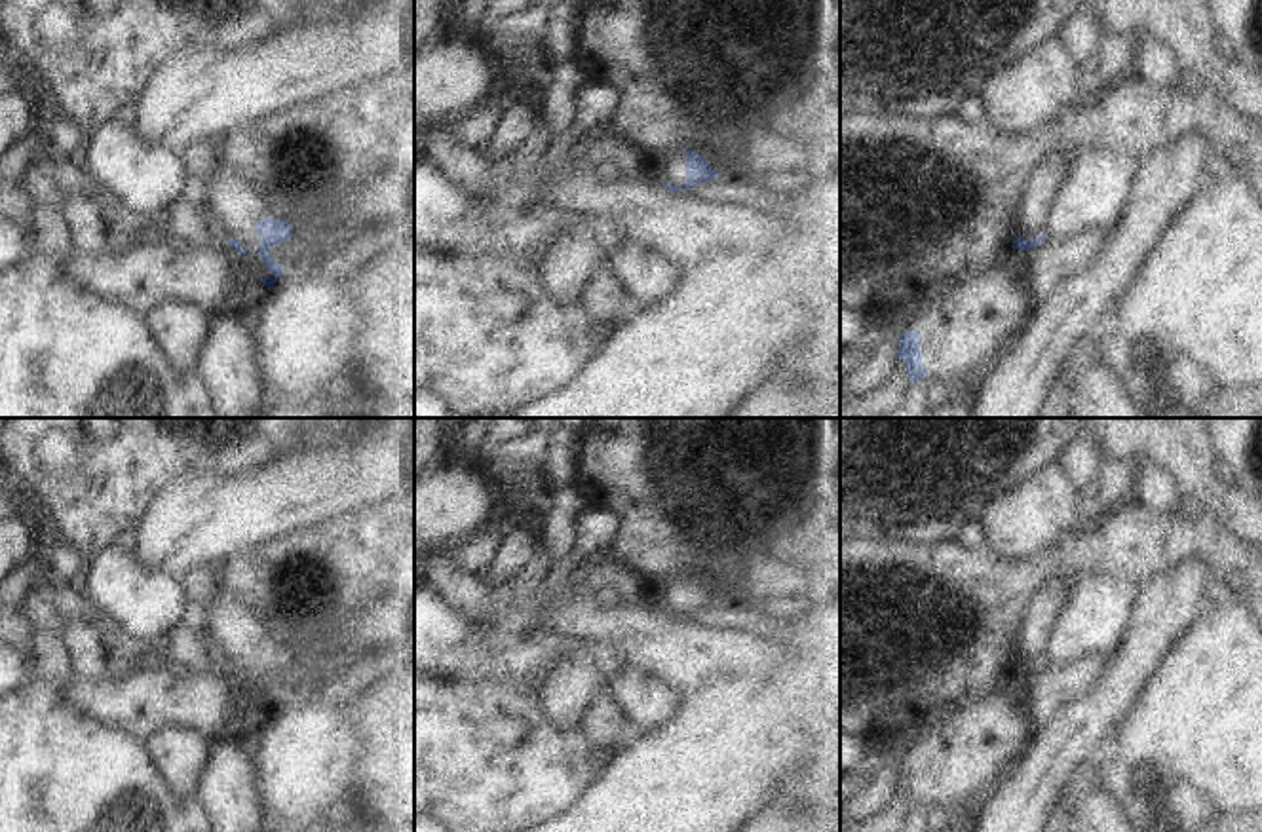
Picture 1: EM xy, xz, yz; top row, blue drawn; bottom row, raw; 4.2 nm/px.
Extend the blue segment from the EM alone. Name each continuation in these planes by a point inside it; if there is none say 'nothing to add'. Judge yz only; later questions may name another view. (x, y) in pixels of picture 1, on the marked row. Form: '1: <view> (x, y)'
1: yz (1044, 183)

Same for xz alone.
nothing to add

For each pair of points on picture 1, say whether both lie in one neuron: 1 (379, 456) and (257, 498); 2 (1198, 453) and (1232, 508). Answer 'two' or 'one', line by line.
1: one
2: one

